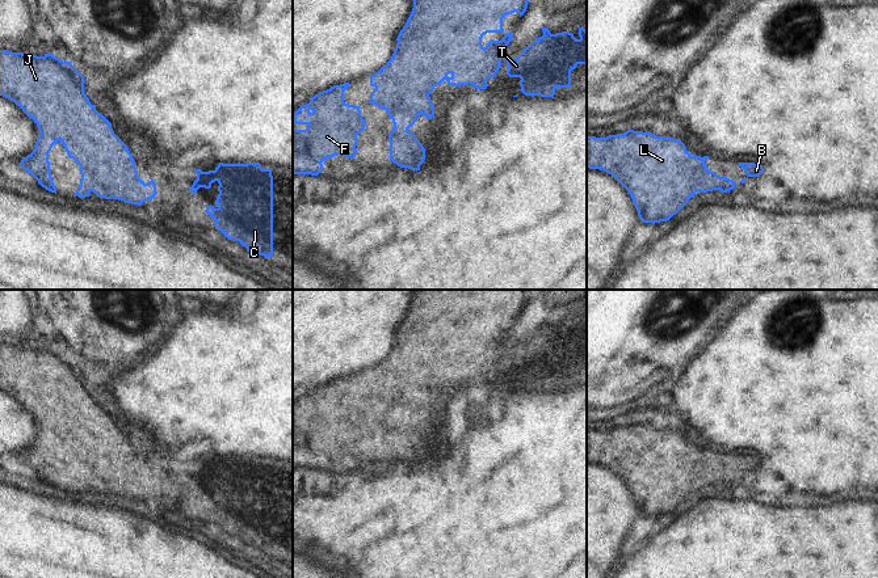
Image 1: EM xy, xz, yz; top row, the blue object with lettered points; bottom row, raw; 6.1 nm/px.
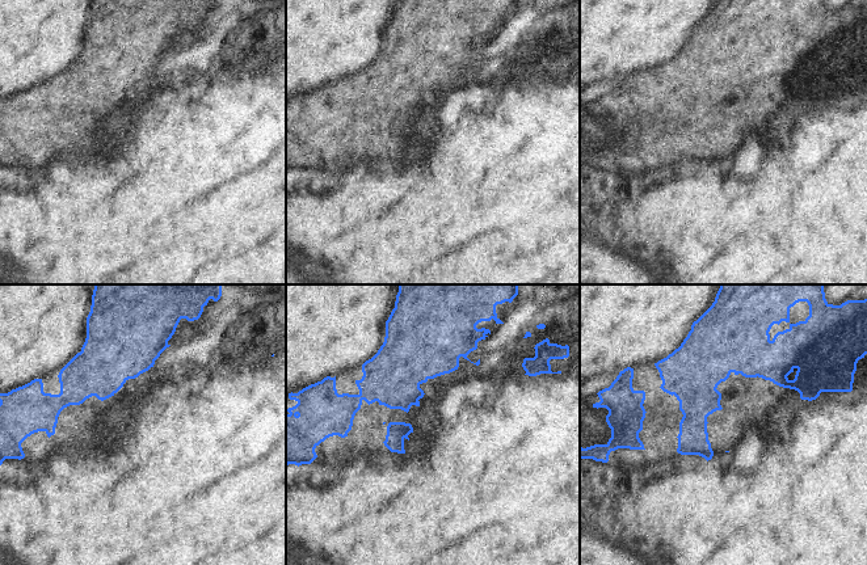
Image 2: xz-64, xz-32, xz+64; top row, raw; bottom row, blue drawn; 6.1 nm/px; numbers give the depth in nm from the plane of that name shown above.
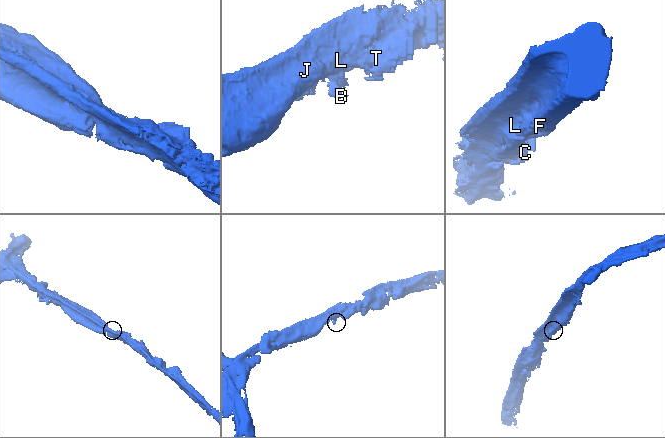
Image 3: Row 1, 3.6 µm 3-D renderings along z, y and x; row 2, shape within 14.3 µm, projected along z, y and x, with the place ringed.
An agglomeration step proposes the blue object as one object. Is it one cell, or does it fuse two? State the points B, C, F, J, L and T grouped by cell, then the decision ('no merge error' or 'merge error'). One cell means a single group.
groups B C F J L T; no merge error

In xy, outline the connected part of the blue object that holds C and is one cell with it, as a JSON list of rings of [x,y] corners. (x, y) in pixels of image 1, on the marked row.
[[[219,163],[214,170],[202,172],[194,169],[194,180],[190,193],[196,195],[199,187],[210,189],[218,182],[218,207],[207,206],[205,212],[215,220],[215,229],[220,231],[228,240],[239,241],[247,252],[260,256],[273,254],[273,176],[270,169],[262,169],[260,163],[223,164]]]

